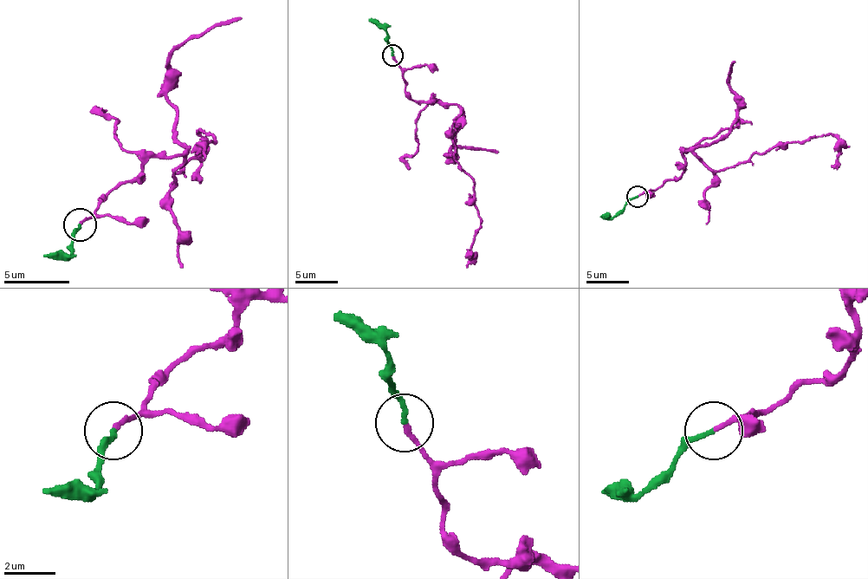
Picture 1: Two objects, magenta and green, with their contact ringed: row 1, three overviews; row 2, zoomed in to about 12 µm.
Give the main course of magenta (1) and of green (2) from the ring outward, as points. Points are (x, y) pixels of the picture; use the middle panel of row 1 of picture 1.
1: (391, 55), (404, 91), (415, 102), (458, 106), (454, 159), (473, 181), (480, 228), (473, 256), (467, 250)
2: (391, 55), (387, 33), (368, 18)

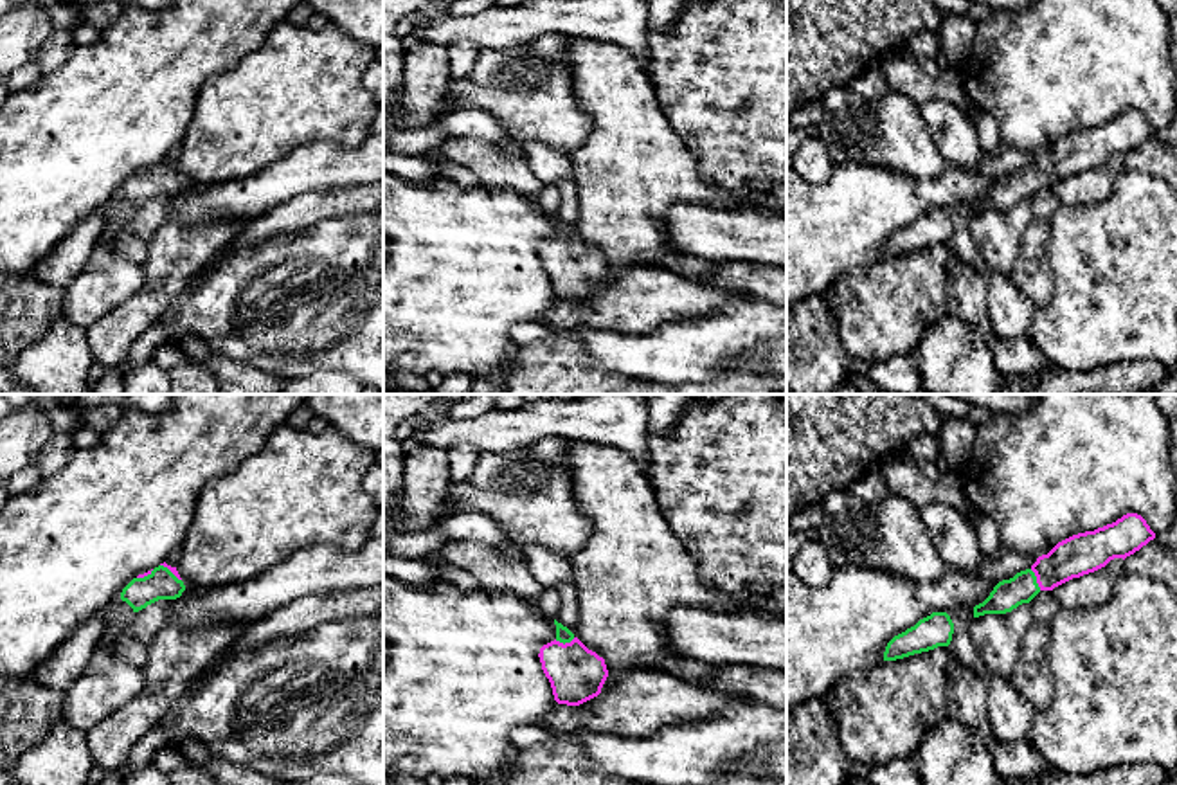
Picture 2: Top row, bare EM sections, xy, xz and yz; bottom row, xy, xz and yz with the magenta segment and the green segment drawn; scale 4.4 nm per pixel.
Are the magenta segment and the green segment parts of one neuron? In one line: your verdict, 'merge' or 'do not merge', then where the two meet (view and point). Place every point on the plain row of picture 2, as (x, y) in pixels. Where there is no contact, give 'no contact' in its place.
merge; meets magenta in yz at (1037, 177)

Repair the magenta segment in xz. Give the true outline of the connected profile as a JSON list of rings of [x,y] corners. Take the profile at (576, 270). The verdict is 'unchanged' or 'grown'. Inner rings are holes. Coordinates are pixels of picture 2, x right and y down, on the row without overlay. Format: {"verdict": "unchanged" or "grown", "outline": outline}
{"verdict": "grown", "outline": [[[556,221],[556,236],[540,245],[540,259],[558,301],[580,302],[601,290],[608,274],[605,256],[588,247],[567,223]]]}

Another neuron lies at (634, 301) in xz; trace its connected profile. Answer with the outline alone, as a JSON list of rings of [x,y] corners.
[[[666,268],[606,274],[601,290],[580,302],[553,299],[540,324],[560,333],[587,326],[644,335],[666,322],[718,315],[743,292],[684,277]]]

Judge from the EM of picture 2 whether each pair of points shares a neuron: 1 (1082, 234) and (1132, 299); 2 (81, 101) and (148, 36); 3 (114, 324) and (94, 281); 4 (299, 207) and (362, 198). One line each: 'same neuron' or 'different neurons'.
1: same neuron
2: same neuron
3: different neurons
4: same neuron

